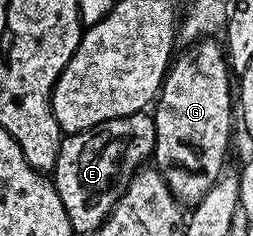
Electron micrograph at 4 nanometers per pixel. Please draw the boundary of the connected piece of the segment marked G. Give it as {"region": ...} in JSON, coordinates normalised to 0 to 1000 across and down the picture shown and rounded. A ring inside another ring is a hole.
{"region":[[[794,161],[763,178],[751,203],[719,220],[711,208],[696,225],[636,356],[636,386],[621,398],[597,475],[613,517],[613,636],[597,678],[660,771],[676,822],[723,873],[783,864],[893,725],[889,657],[905,644],[905,589],[921,576],[921,492],[929,508],[929,390],[905,377],[905,339],[913,309],[877,191],[862,174],[854,186],[842,161]]]}

